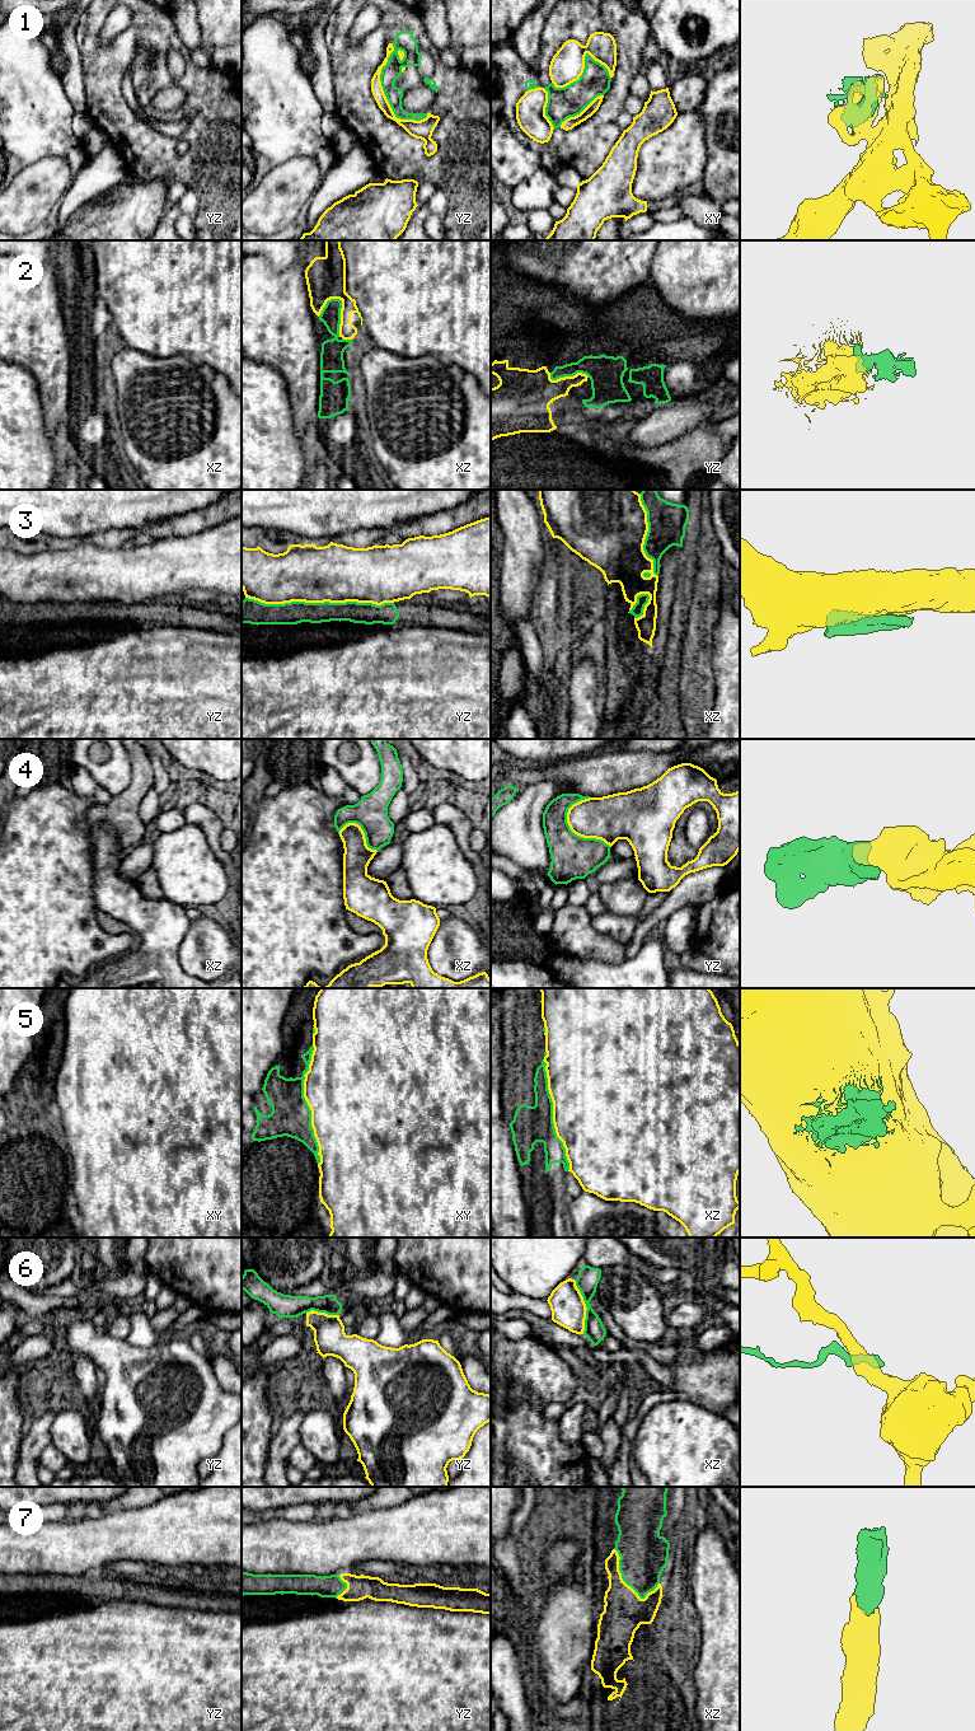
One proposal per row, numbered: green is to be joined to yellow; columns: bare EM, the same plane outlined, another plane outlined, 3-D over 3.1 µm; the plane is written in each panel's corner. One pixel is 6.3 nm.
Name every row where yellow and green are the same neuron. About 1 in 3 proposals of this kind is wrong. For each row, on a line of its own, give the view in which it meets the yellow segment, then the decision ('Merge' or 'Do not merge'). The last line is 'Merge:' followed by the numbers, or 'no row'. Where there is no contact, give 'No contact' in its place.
1: Touches yellow in yz. Do not merge
2: Touches yellow in xz. Merge
3: Touches yellow in yz. Do not merge
4: Touches yellow in yz. Do not merge
5: Touches yellow in xy. Do not merge
6: Touches yellow in xz. Do not merge
7: Touches yellow in xz. Merge
Merge: 2, 7

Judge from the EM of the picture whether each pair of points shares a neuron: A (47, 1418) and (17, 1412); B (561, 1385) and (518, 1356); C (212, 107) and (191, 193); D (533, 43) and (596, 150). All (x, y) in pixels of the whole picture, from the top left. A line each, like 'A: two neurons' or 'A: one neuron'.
A: two neurons
B: one neuron
C: two neurons
D: two neurons

